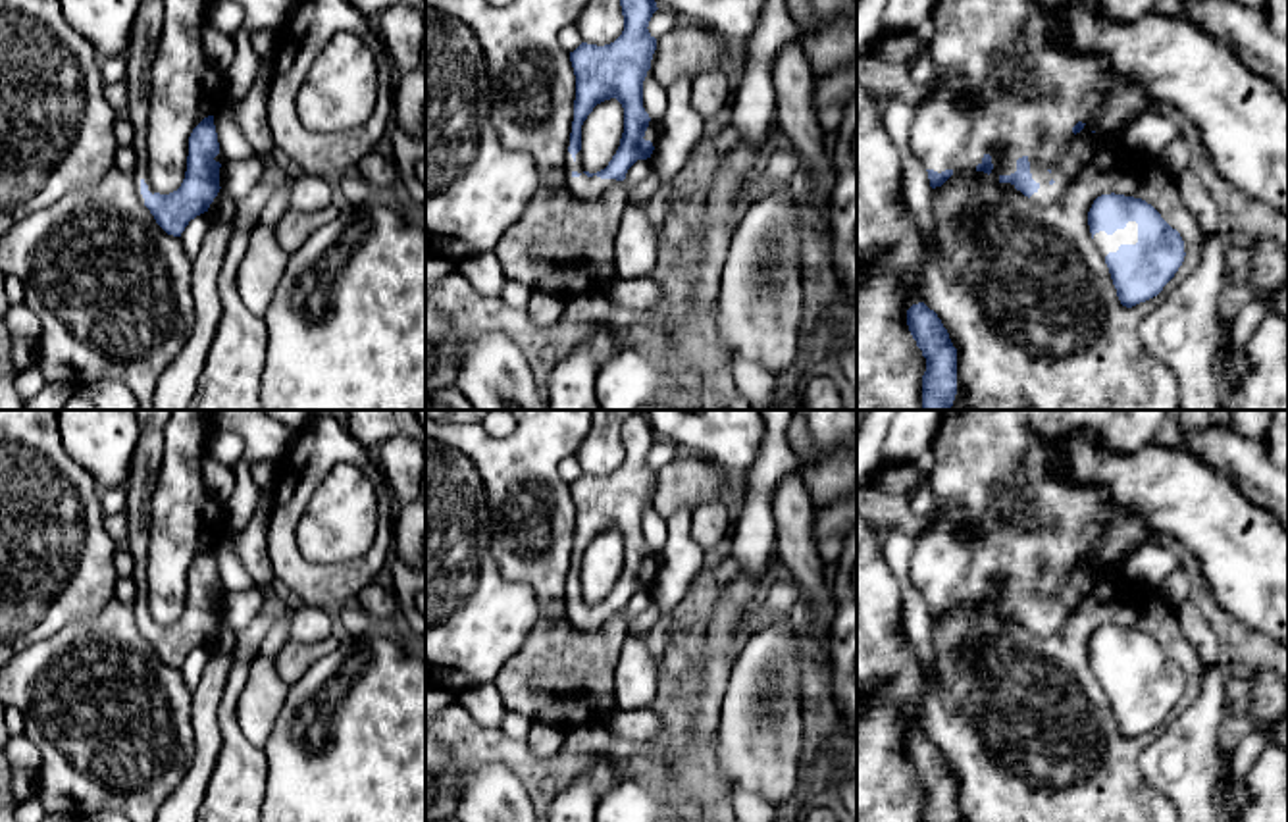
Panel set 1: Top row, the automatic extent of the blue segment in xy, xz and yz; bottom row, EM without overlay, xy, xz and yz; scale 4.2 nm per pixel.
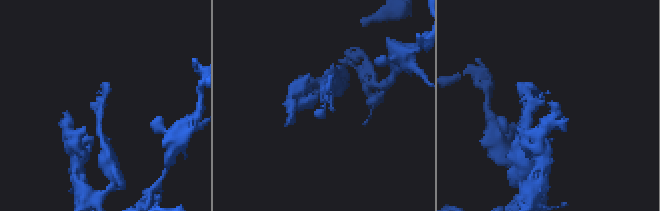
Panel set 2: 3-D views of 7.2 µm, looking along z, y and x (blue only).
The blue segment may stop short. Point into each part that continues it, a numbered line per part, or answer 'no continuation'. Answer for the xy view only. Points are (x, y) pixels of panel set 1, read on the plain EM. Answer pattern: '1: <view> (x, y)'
1: xy (147, 459)

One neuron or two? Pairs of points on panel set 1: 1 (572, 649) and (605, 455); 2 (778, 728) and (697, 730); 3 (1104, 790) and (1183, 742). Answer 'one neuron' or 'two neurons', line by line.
1: two neurons
2: two neurons
3: two neurons

